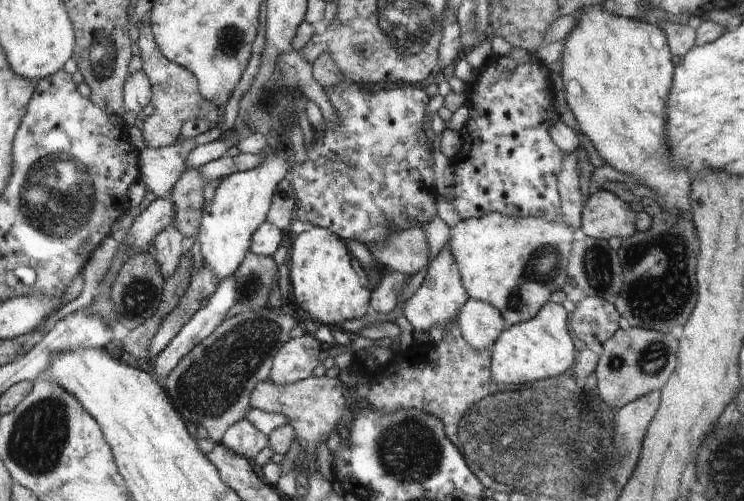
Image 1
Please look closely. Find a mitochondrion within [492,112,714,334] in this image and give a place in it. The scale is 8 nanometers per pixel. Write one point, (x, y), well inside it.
(655, 298)

